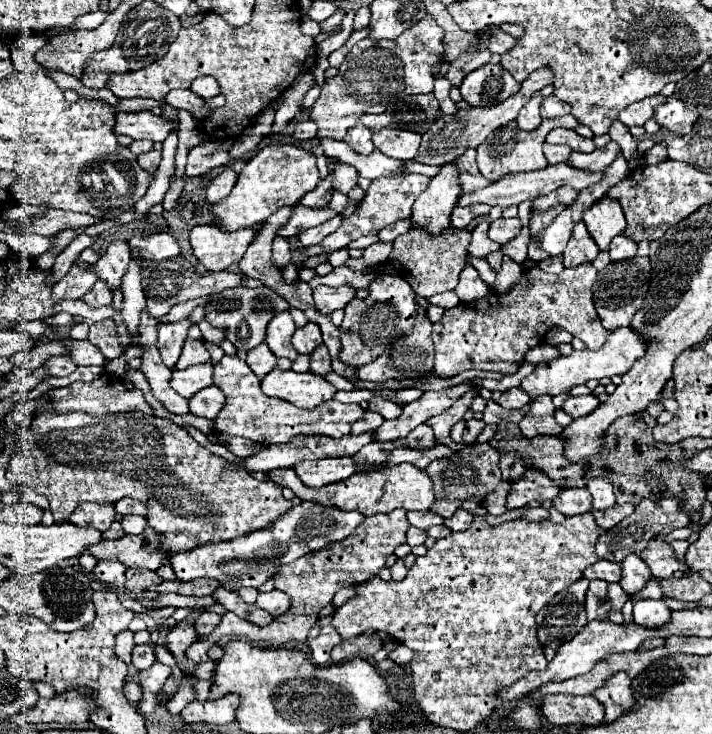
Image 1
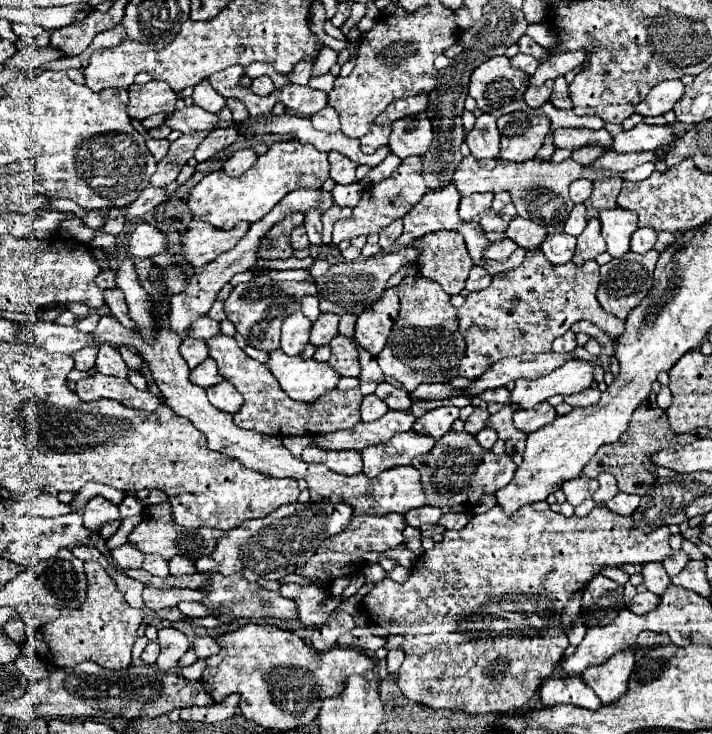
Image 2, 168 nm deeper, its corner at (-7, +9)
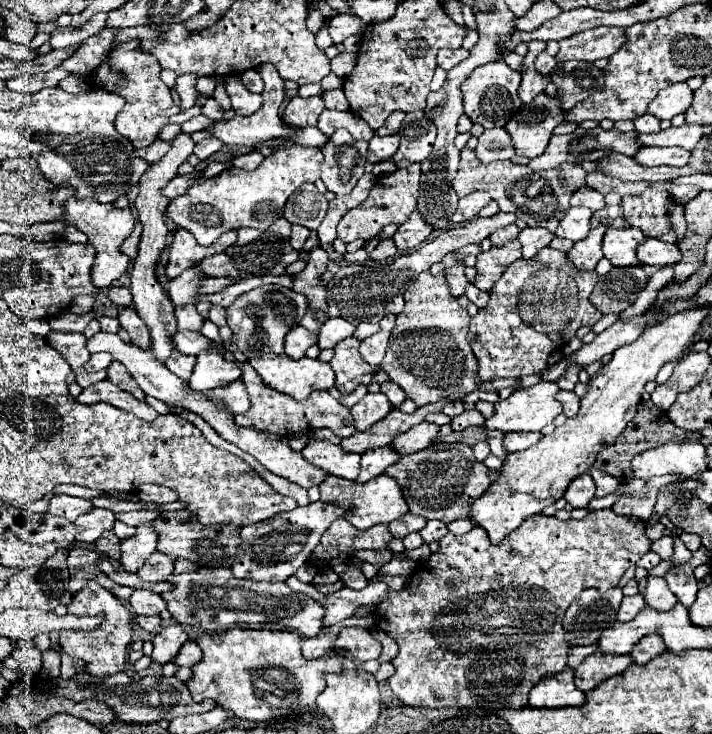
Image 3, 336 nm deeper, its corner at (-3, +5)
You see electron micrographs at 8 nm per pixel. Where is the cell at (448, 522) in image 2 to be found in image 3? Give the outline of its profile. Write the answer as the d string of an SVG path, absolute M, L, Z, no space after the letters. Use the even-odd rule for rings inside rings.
M429 521L427 525L425 525L425 529L421 529L421 537L423 537L423 541L425 543L431 543L431 541L439 541L441 537L445 537L449 533L449 529L447 529L447 525L443 523L443 521Z

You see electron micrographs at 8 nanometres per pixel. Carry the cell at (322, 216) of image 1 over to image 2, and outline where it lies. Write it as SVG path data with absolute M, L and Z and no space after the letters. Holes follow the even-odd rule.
M293 213L293 215L287 215L277 225L273 225L271 231L259 243L257 257L259 259L287 259L287 257L293 257L289 235L295 227L299 227L303 223L303 219L305 217L301 213Z

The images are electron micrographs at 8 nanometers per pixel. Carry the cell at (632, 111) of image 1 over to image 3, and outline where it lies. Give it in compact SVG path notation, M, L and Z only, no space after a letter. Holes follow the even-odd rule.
M675 83L657 93L647 113L659 119L673 119L675 115L687 111L687 107L691 105L691 99L693 99L693 91L687 87L687 83Z

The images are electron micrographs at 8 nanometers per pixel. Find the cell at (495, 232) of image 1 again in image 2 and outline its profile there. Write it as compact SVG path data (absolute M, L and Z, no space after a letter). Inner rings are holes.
M517 217L509 223L505 235L507 235L507 239L515 241L519 247L523 247L527 251L537 251L547 237L547 229L543 225L537 225L535 221Z

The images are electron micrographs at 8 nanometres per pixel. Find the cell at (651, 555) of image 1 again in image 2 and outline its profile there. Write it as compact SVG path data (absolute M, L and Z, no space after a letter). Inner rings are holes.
M497 505L481 515L475 515L461 531L445 531L443 533L443 541L435 543L435 547L431 551L425 551L423 555L419 555L415 567L411 567L411 575L405 583L395 583L393 579L385 577L383 581L379 581L361 601L367 617L379 625L379 627L387 627L389 635L403 635L405 643L403 643L403 653L405 653L405 661L399 667L397 673L397 685L399 691L403 693L403 697L407 697L409 701L427 705L431 709L459 709L471 715L477 713L507 713L507 711L515 711L523 705L529 703L529 699L535 695L535 691L539 689L541 681L547 679L555 667L559 665L559 661L565 655L565 649L569 645L567 635L563 633L559 615L563 613L567 601L571 599L573 593L585 589L589 585L589 581L593 577L599 575L599 571L603 567L621 567L625 563L649 563L649 561L663 561L665 555L671 553L669 547L669 527L659 527L651 533L643 533L639 529L633 529L633 521L631 517L625 515L617 515L611 513L609 509L603 507L595 507L587 517L565 517L561 513L555 511L535 511L533 507L523 507L519 513L515 513L515 517L507 517Z

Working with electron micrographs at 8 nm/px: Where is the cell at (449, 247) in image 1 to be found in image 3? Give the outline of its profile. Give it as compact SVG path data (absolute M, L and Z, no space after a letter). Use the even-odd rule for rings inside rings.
M447 253L443 257L443 273L449 283L449 291L453 297L459 297L465 293L467 277L465 277L465 263L463 257L457 257L457 253Z

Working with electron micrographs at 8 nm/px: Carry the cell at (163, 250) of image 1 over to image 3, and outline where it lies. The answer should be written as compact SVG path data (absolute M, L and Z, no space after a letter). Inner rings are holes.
M139 221L135 223L135 229L133 229L133 233L123 241L123 245L121 245L121 251L125 253L125 255L129 255L131 259L135 259L137 257L137 247L139 247L139 237L141 237L141 225L139 225Z

